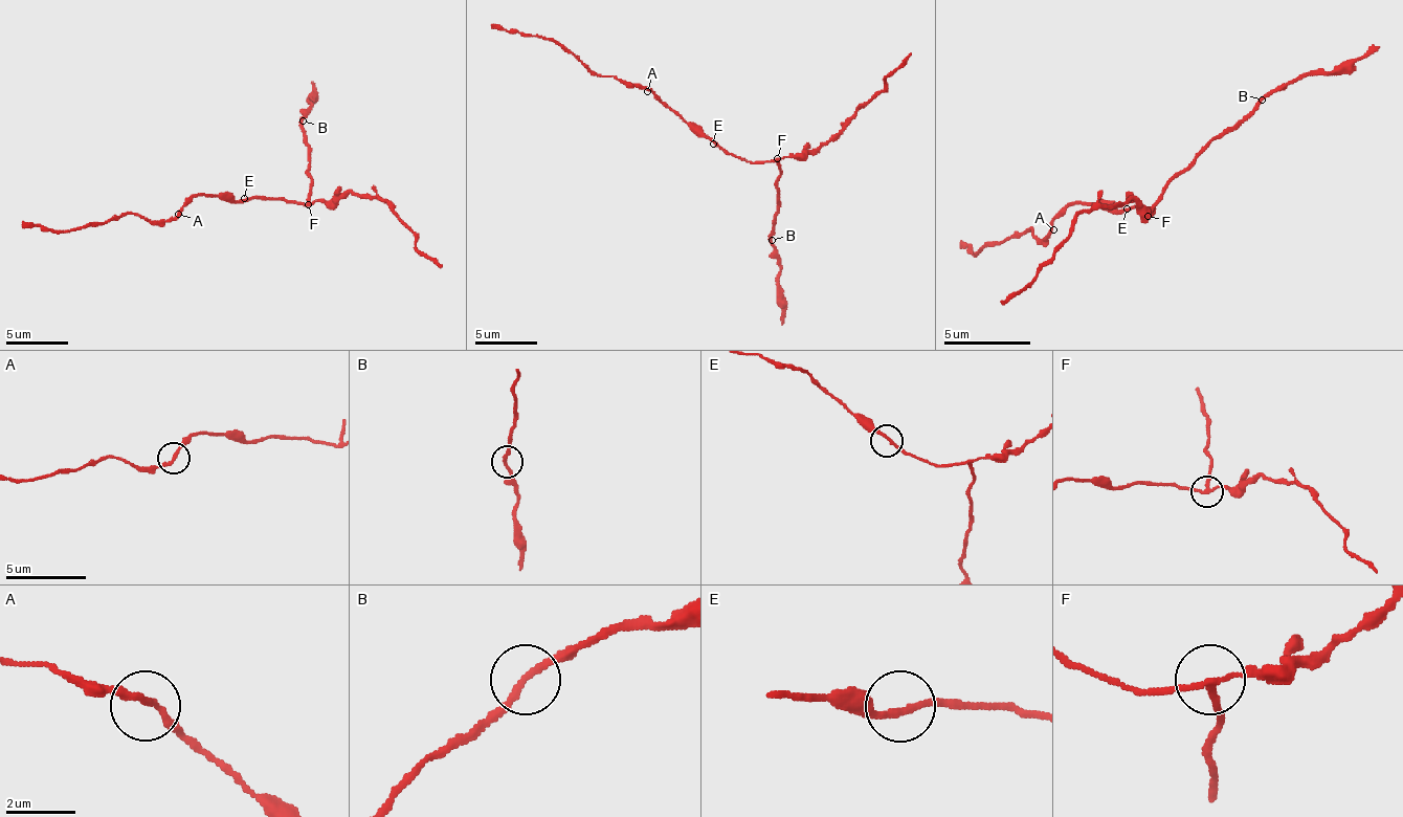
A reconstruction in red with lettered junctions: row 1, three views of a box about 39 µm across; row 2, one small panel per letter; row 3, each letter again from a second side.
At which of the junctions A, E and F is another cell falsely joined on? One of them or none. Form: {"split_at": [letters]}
{"split_at": ["F"]}

